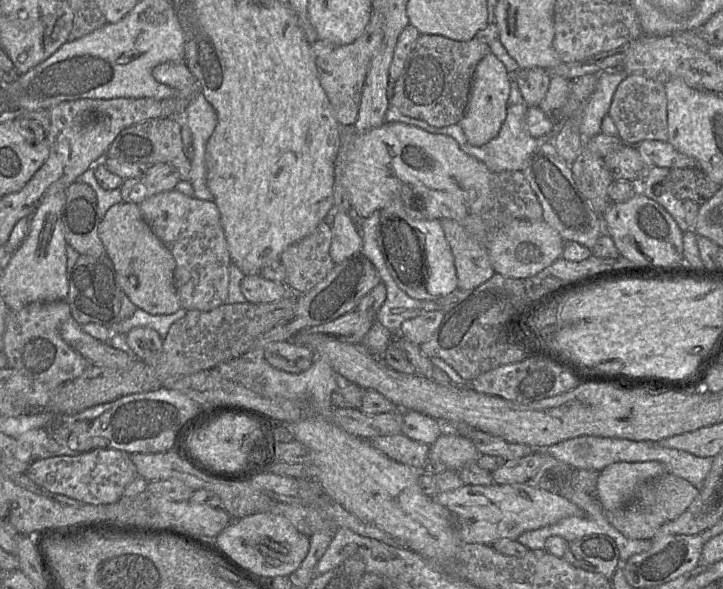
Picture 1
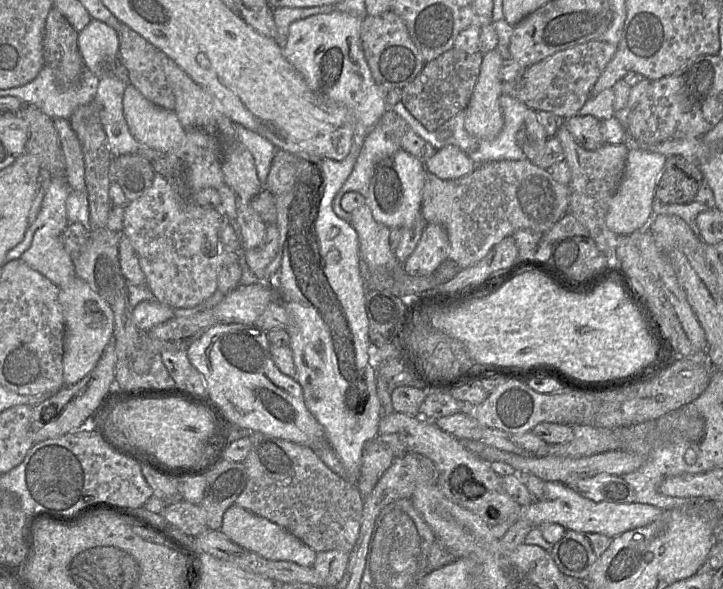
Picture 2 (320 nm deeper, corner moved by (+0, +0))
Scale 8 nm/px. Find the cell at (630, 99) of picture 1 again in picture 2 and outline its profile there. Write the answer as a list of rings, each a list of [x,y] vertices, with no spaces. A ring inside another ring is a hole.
[[[527,159],[489,162],[477,166],[471,174],[454,180],[442,180],[426,172],[422,190],[421,214],[427,224],[438,224],[446,230],[449,239],[448,259],[460,269],[474,265],[483,259],[496,244],[519,230],[547,232],[569,210],[569,187],[556,182],[550,170],[541,169]]]

